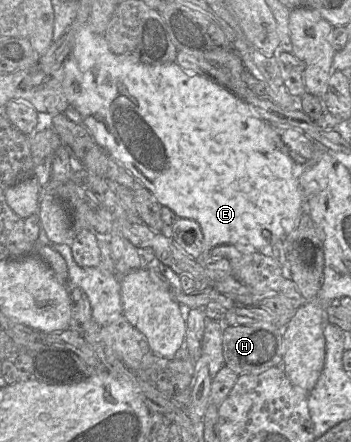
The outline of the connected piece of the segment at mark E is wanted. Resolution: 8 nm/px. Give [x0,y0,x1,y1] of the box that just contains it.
[62,24,301,257]

